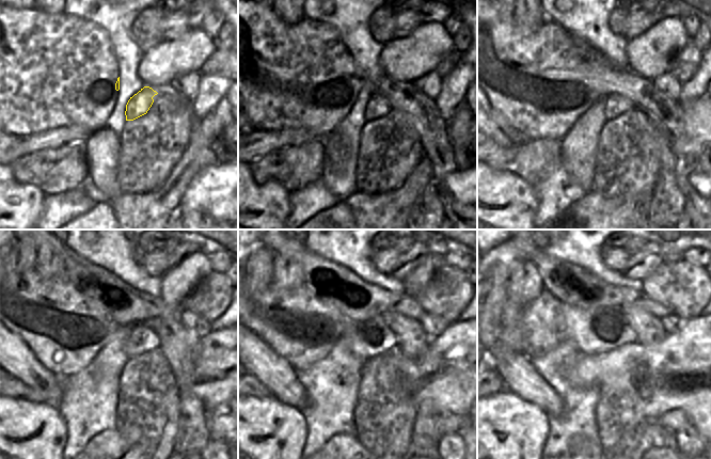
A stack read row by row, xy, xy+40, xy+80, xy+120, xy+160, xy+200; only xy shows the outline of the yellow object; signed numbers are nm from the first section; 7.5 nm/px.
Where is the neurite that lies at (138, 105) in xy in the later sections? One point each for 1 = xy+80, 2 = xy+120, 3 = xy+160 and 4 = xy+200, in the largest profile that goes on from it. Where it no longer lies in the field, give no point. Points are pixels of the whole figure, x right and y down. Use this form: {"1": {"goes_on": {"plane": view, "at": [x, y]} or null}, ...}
{"1": {"goes_on": {"plane": "xy+80", "at": [604, 75]}}, "2": {"goes_on": {"plane": "xy+120", "at": [126, 304]}}, "3": {"goes_on": {"plane": "xy+160", "at": [353, 297]}}, "4": {"goes_on": {"plane": "xy+200", "at": [593, 297]}}}

